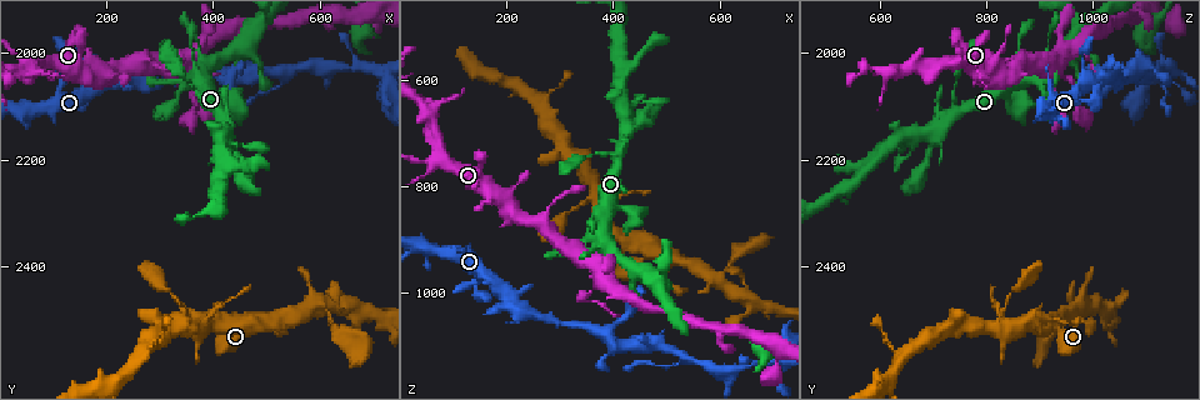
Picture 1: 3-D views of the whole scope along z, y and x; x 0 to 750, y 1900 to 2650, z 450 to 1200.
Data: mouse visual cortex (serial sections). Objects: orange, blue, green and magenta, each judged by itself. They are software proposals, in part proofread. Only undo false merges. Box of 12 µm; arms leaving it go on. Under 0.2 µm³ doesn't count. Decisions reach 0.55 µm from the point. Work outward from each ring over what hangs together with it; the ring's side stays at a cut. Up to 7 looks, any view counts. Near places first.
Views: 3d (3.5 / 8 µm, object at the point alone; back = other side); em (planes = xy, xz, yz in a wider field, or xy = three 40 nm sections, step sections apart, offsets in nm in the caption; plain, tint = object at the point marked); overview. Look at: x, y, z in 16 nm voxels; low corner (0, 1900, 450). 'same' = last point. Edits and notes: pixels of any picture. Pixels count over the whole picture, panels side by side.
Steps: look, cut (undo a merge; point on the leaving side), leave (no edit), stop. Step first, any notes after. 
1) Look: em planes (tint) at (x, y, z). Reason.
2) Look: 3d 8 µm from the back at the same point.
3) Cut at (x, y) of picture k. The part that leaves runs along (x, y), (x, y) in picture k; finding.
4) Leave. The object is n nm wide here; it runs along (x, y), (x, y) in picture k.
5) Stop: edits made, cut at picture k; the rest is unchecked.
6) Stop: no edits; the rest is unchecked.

Look: 3d 8 µm at (55, 2015, 750).

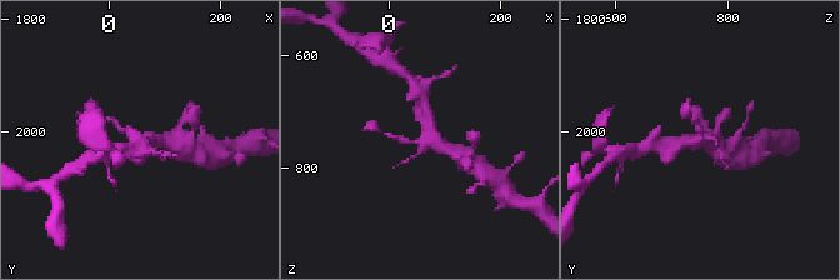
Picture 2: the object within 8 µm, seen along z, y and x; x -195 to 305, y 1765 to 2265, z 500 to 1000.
Look: em xy step 2 (tint) at (55, 2015, 750).

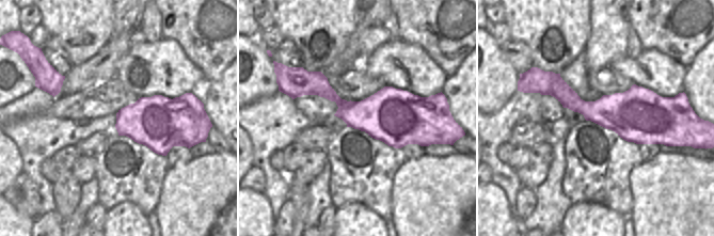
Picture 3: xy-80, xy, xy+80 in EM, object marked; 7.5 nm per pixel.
Leave. It runs along (174, 141), (138, 138), (111, 118) in picture 2; continuous, no second cell.

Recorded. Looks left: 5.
Look: 3d 8 µm at (470, 1945, 1035). Thick turns thin.

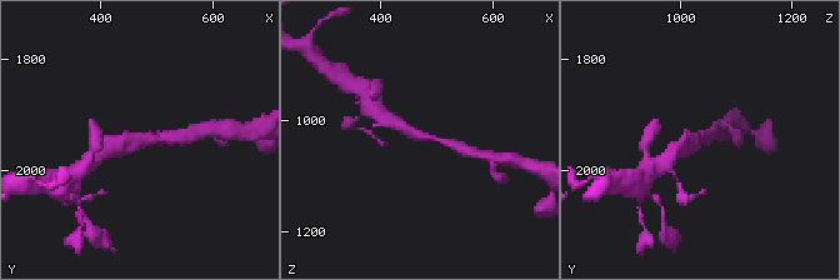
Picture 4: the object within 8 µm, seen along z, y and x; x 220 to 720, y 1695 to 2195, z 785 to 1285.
Look: em xy step 3 (tint) at (465, 1950, 1025). The arms are 150, 400 nm wide; now the EM.

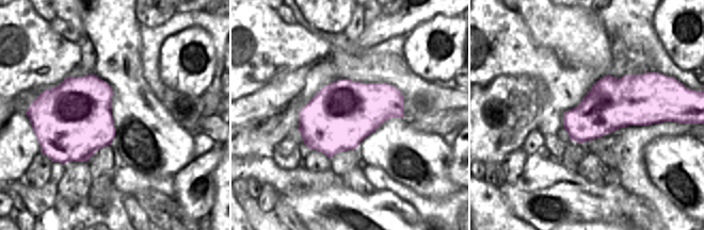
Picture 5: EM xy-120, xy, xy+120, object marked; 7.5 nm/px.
Leave. It runs along (388, 119), (416, 136), (453, 144) in picture 4; all the same cell.

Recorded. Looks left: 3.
Look: 3d 3.5 µm from the back at (590, 2470, 975). Sharp bend.

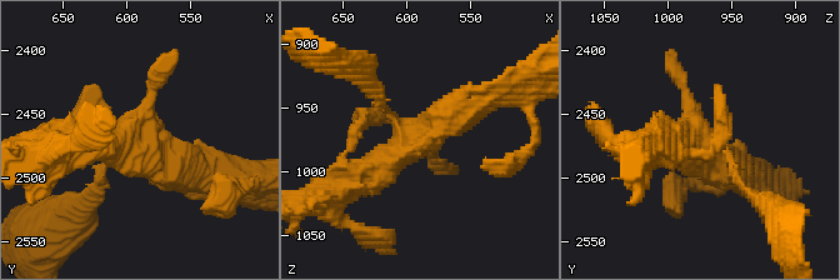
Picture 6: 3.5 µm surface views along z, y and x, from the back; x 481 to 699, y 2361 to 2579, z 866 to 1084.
Look: em planes (tint) at (596, 2472, 978). Now the EM.

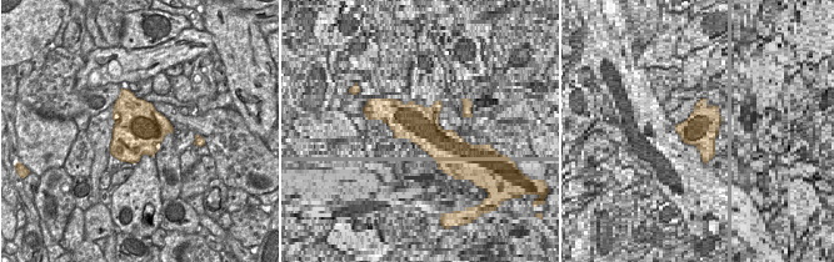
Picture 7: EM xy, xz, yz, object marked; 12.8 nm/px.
Leave. It runs along (478, 103), (340, 186) in picture 6; one cell here.

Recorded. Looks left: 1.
Stop: no edits; the rest is unchecked.

